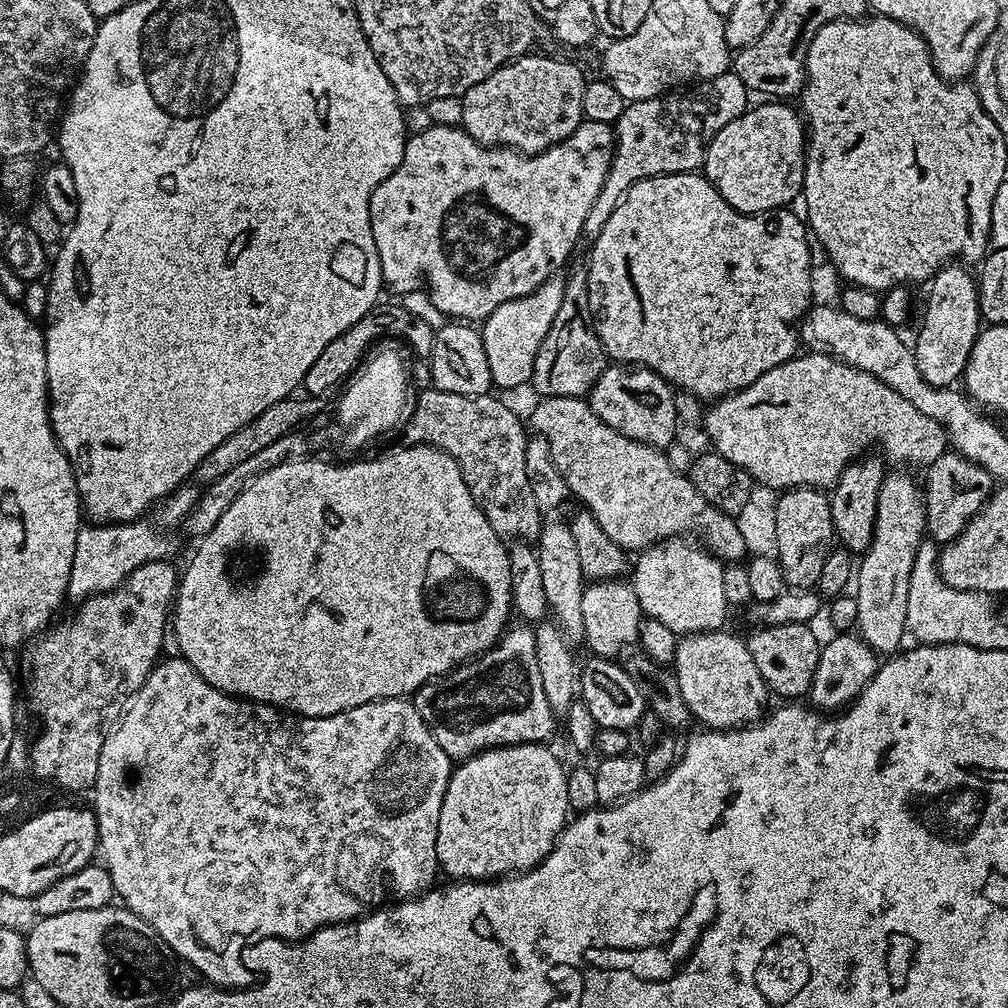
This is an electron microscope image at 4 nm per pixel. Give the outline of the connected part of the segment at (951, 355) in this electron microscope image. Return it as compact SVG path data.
M953 262L941 268L927 285L928 305L924 308L924 321L920 324L914 351L922 378L935 388L951 388L963 377L970 350L982 331L978 280L967 271L971 272Z

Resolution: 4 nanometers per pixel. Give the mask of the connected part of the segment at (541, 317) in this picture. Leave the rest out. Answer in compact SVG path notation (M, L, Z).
M554 275L530 294L502 302L498 310L483 320L479 333L486 350L486 362L490 362L492 382L497 389L516 388L519 384L527 385L531 381L538 346L546 342L546 334L550 334L550 326L562 306L564 281L563 275Z

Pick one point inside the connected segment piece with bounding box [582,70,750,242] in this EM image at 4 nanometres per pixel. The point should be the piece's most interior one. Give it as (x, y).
(669, 133)

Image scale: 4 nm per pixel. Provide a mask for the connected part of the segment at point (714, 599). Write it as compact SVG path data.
M688 538L661 540L651 548L643 549L640 556L635 557L634 571L630 576L632 589L638 594L641 613L652 620L662 622L662 626L670 626L677 637L694 635L697 632L715 632L725 627L724 619L730 613L723 586L723 570L725 565L717 560L707 548Z

